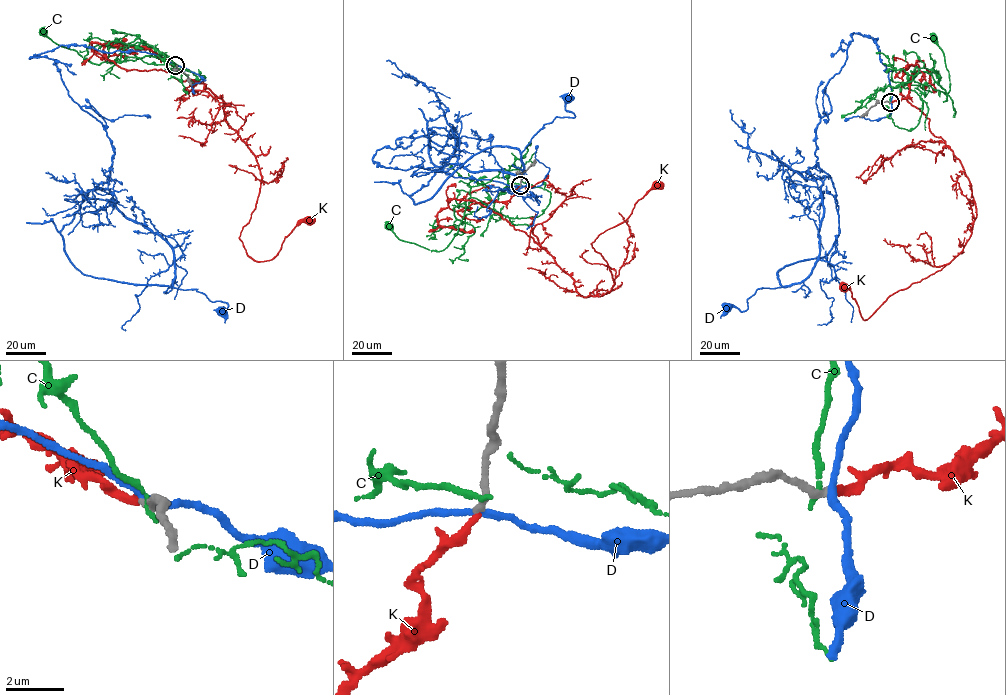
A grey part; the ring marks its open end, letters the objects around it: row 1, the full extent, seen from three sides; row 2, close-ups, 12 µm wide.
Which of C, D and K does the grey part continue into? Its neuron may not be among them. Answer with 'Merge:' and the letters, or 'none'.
Merge: K

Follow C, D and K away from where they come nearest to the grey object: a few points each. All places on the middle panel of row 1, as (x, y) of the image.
C: (520, 184), (509, 184), (503, 168), (471, 186), (457, 233), (442, 250), (402, 241), (389, 226)
D: (520, 185), (372, 159), (458, 140), (409, 196), (420, 203), (474, 155), (521, 152), (573, 117), (568, 97)
K: (520, 185), (504, 202), (449, 207), (475, 201), (498, 213), (587, 297), (613, 284), (591, 244), (657, 186)

